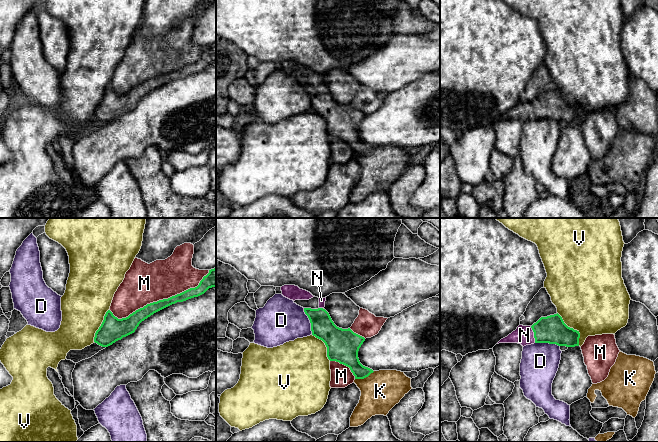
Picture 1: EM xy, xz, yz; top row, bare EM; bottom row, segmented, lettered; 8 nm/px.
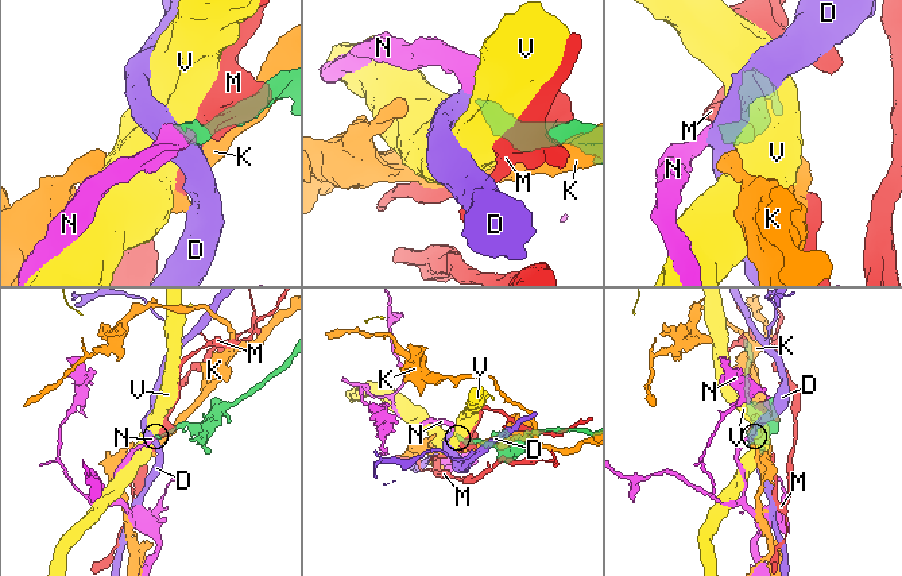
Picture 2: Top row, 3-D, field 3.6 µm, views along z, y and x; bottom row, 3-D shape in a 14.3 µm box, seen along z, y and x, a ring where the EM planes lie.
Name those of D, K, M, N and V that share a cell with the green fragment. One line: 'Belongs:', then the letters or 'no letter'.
Belongs: N

